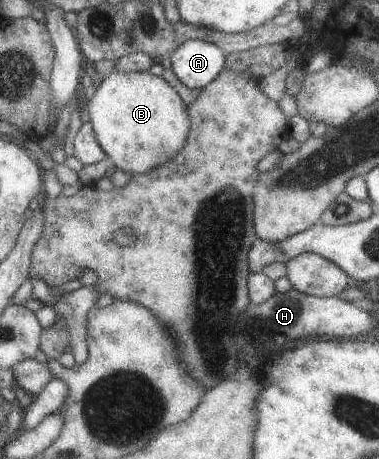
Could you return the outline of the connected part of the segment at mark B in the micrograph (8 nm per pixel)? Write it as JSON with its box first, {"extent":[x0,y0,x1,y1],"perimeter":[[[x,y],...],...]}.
{"extent":[87,72,191,175],"perimeter":[[[111,72],[88,100],[87,115],[97,143],[116,169],[143,175],[167,165],[185,145],[191,127],[188,106],[161,76],[149,72]]]}

